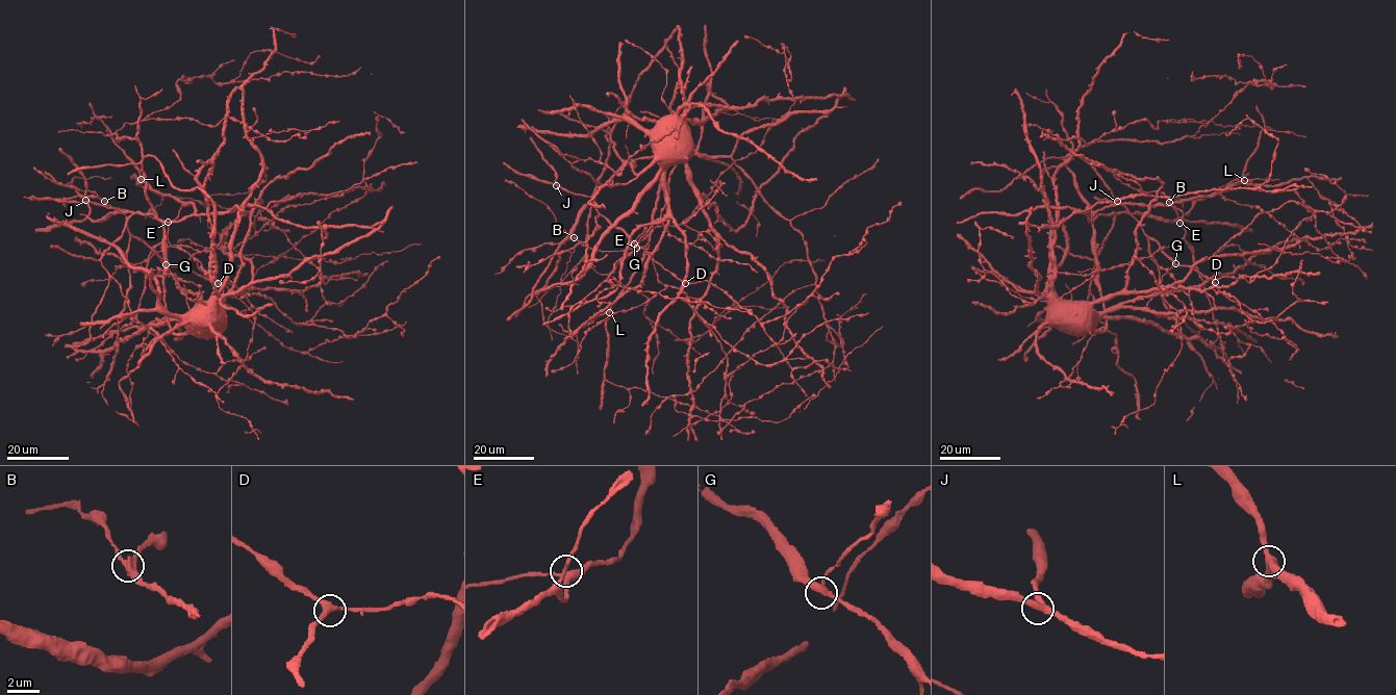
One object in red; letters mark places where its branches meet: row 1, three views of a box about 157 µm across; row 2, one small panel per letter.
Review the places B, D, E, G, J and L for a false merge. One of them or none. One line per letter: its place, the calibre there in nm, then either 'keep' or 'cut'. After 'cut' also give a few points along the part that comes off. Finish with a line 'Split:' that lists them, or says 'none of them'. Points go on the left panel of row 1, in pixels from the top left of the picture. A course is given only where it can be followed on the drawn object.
B: (104, 201) | 400 nm | keep
D: (218, 283) | 380 nm | keep
E: (168, 222) | 380 nm | keep
G: (166, 264) | 360 nm | keep
J: (85, 200) | 360 nm | keep
L: (141, 179) | 420 nm | keep
Split: none of them

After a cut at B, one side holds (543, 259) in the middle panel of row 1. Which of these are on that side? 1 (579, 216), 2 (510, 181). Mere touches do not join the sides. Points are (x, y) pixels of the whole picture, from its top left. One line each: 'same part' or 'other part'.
1: same part
2: other part

